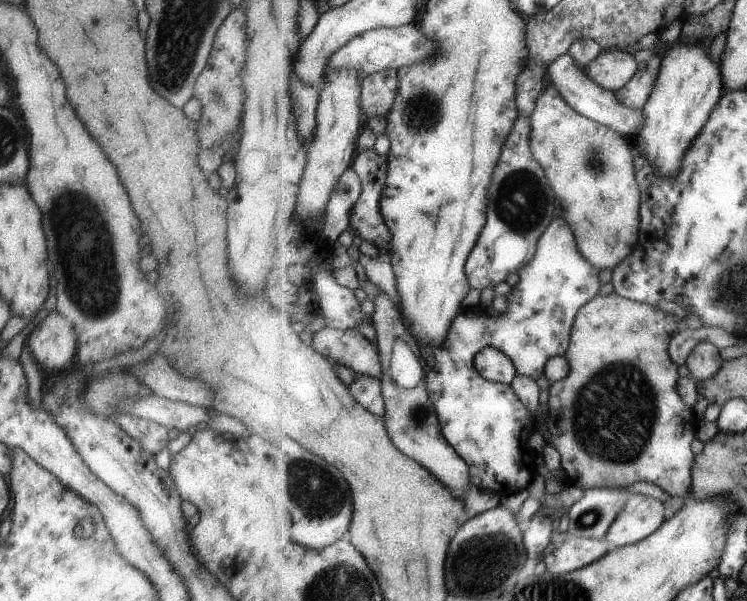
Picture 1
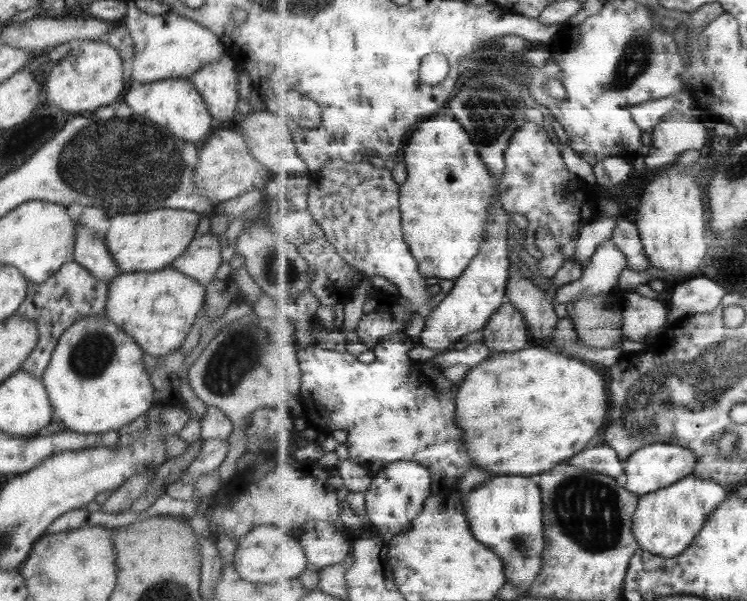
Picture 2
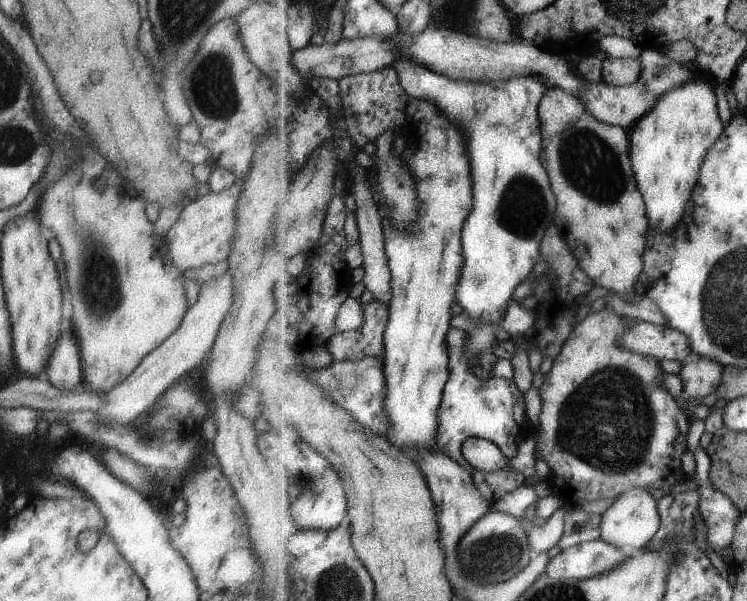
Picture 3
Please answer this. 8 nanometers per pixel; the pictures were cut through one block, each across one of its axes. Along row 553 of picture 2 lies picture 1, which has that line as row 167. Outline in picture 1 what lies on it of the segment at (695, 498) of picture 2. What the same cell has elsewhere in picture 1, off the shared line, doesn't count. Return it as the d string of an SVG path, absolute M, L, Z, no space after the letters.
M680 42L665 53L661 75L656 83L655 91L649 98L648 104L642 109L644 115L643 131L634 139L641 153L648 158L648 164L660 173L661 177L679 177L683 169L685 156L689 148L704 131L705 124L709 123L717 104L720 104L726 87L722 70L711 58L710 45L693 43L691 45Z

